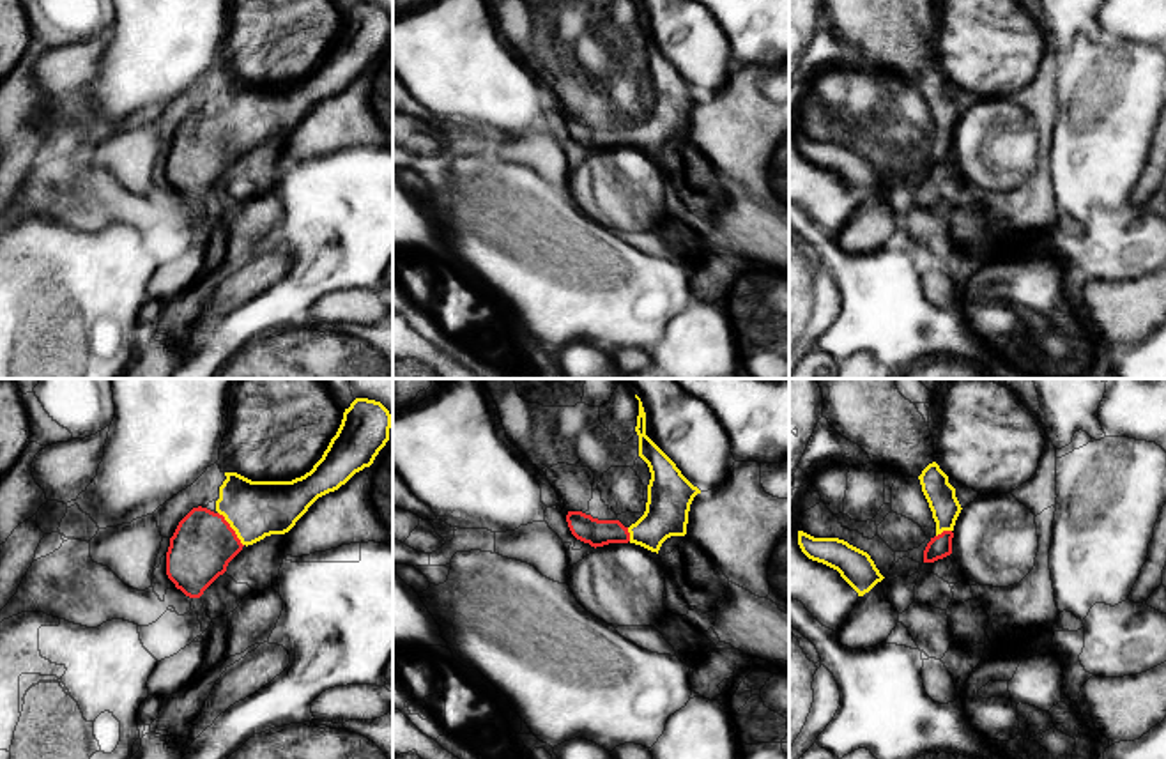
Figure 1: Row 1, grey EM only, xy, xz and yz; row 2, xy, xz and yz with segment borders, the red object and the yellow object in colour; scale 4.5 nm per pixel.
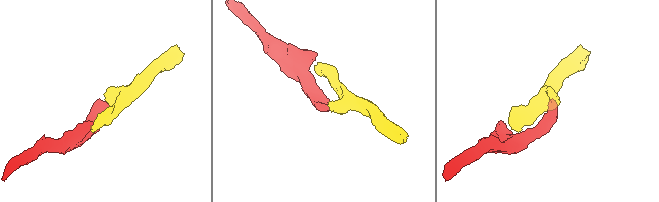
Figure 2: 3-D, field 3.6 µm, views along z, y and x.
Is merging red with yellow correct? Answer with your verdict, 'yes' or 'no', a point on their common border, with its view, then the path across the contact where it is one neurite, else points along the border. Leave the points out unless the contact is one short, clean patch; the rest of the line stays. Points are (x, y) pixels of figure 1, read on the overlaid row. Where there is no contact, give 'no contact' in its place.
yes; contact xy (232, 529); way xy (202, 545), (232, 529), (255, 510)

